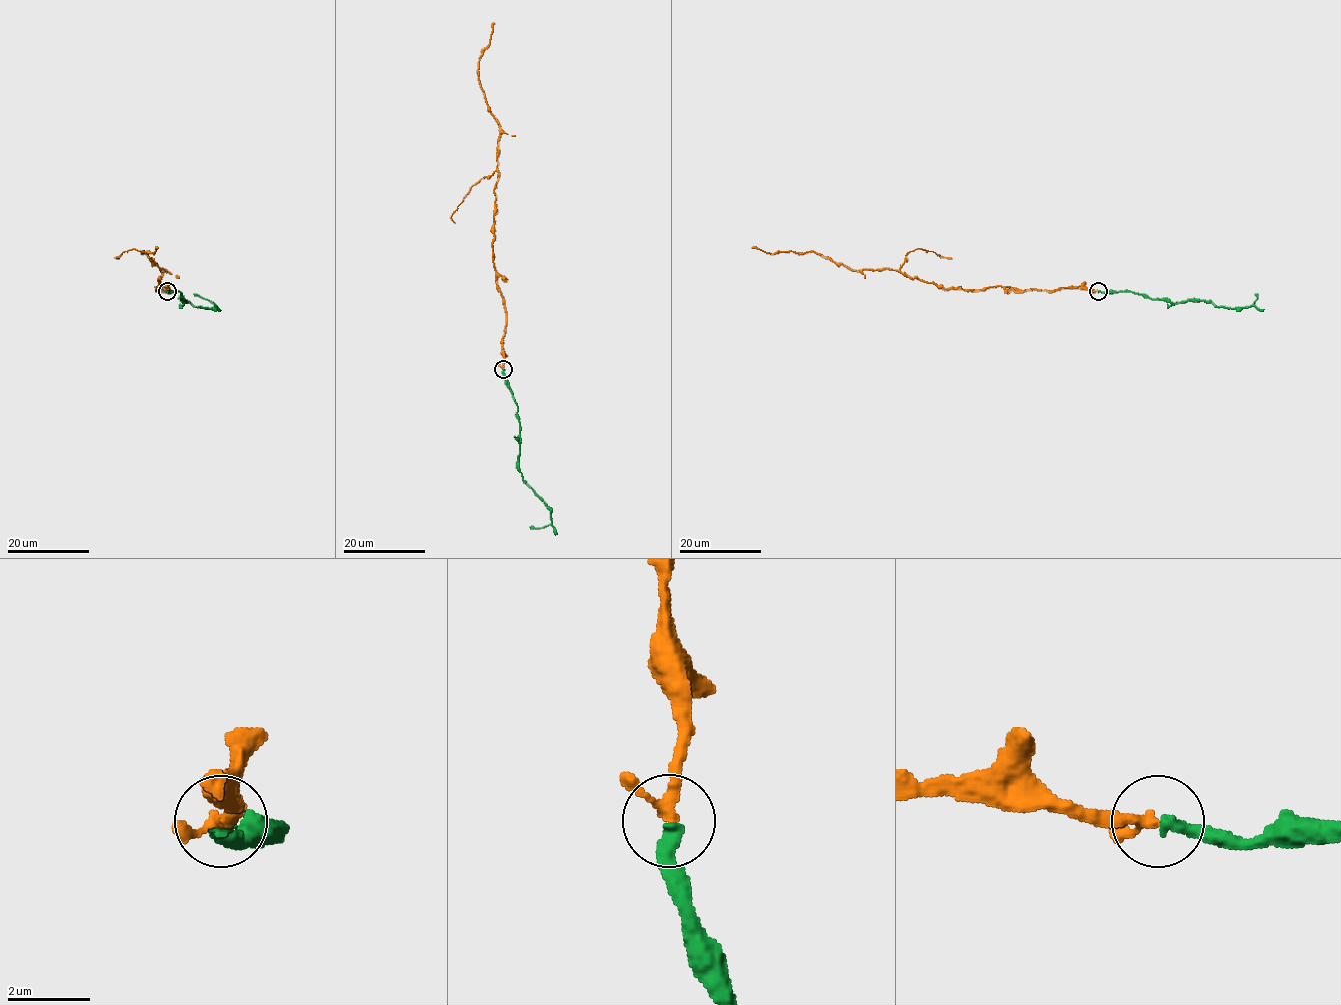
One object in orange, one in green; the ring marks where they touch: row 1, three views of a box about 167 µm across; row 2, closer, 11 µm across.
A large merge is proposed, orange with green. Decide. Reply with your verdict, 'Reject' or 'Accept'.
Accept

